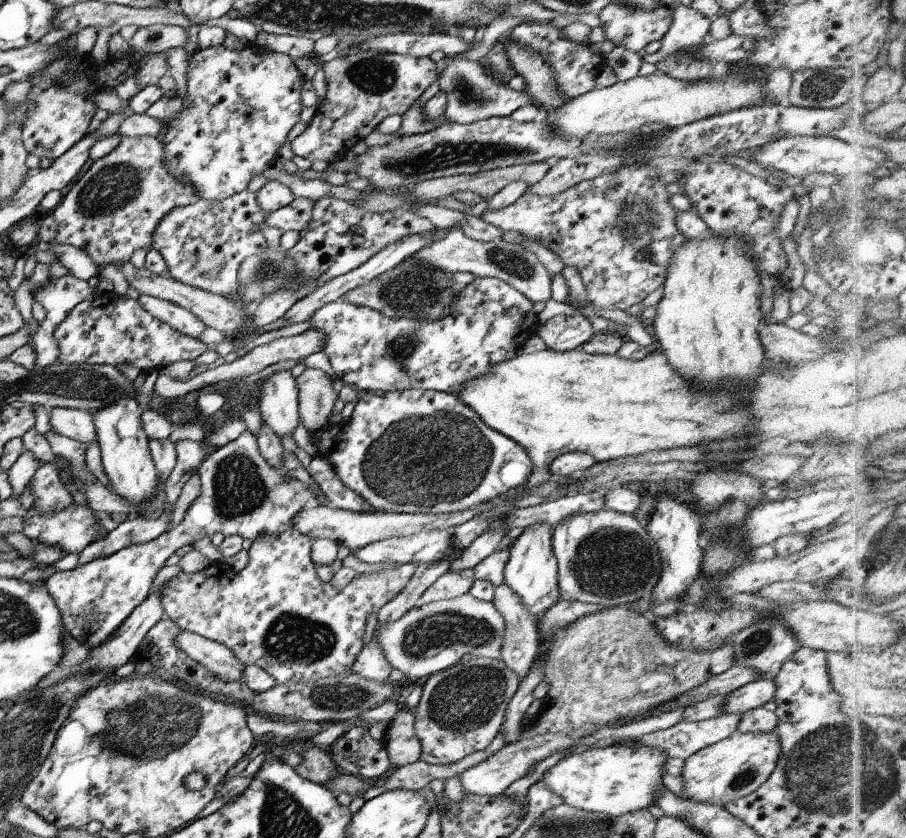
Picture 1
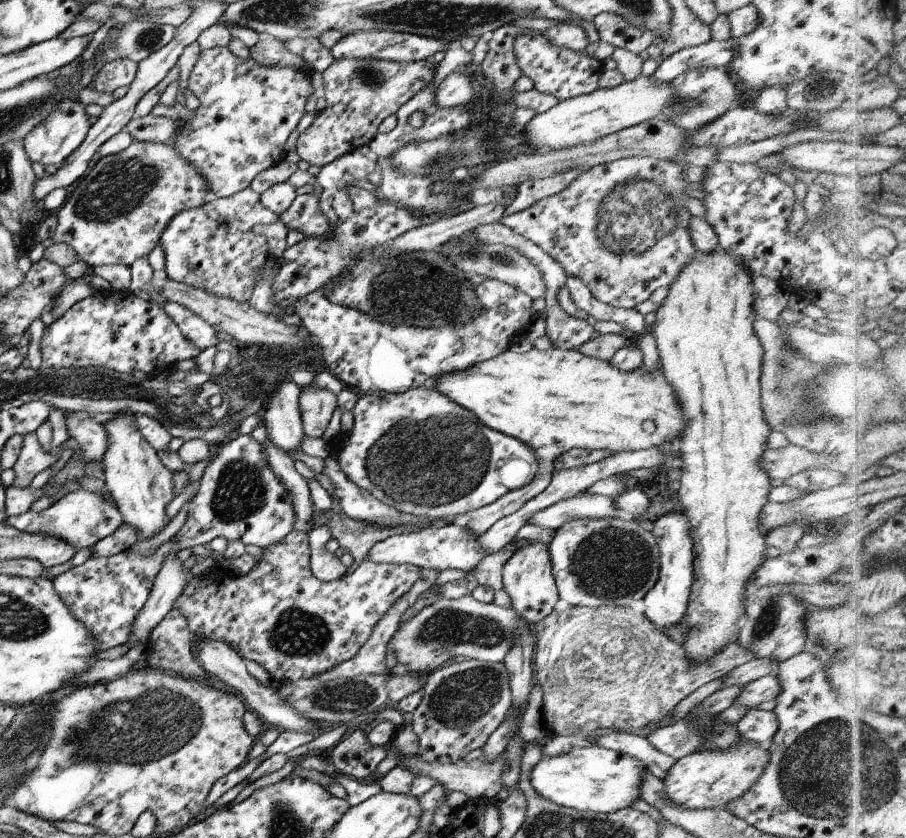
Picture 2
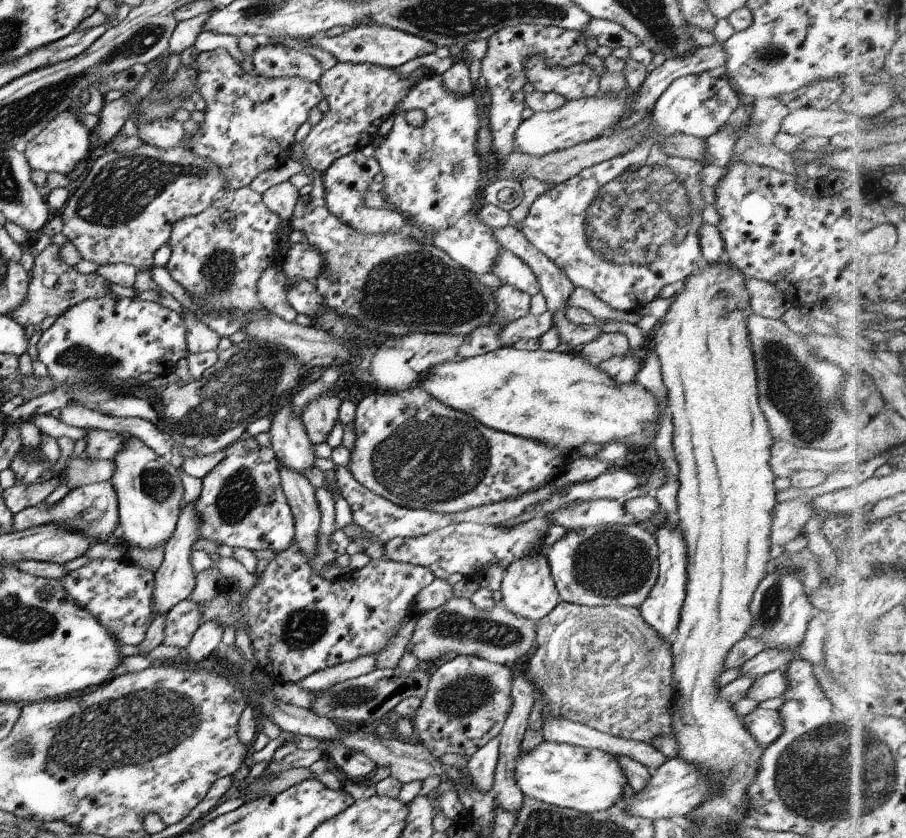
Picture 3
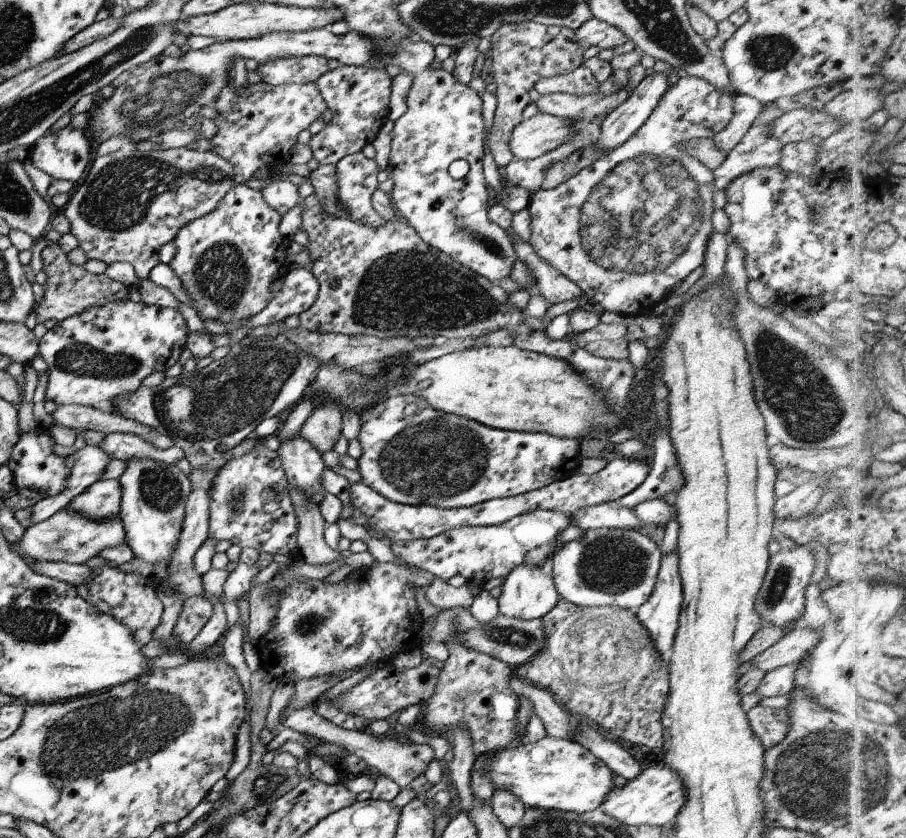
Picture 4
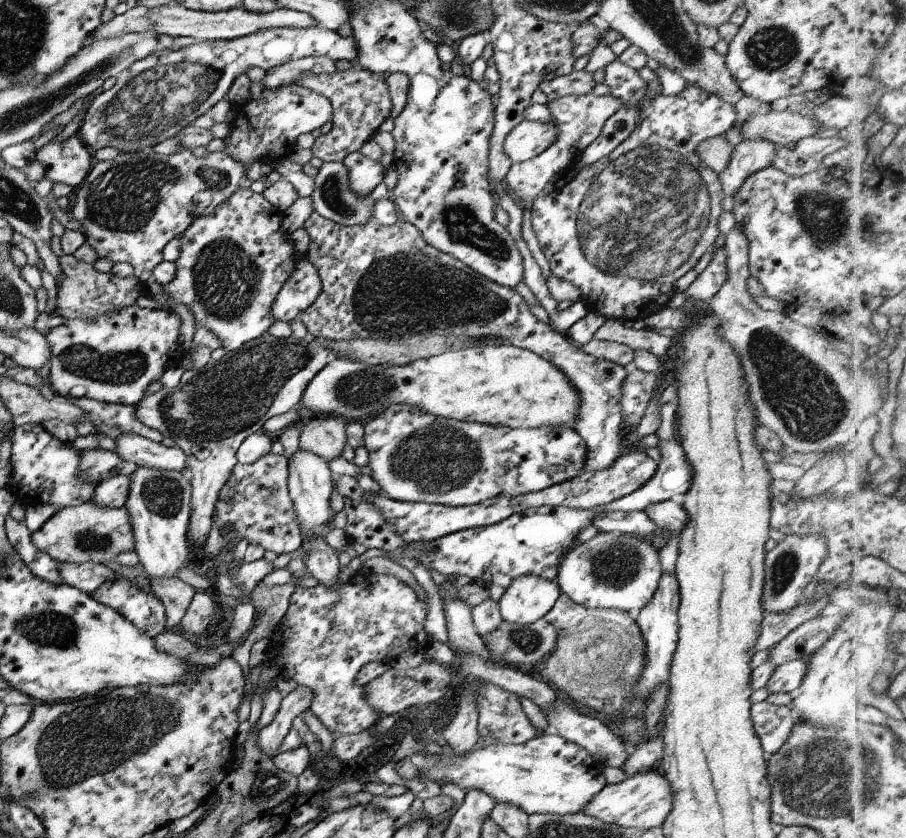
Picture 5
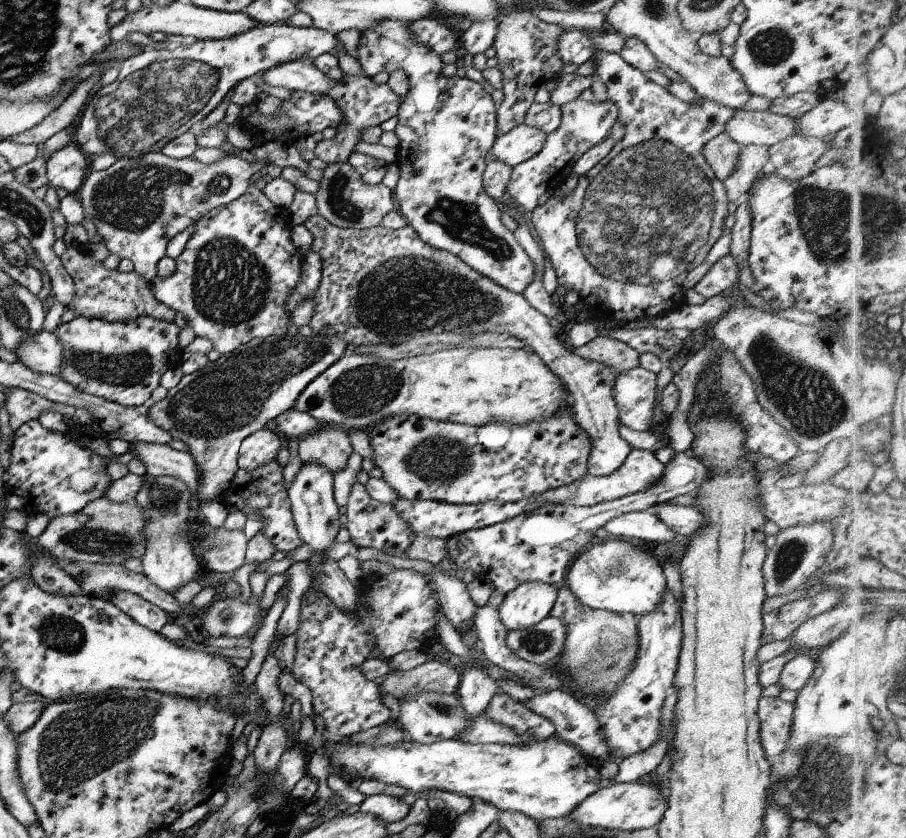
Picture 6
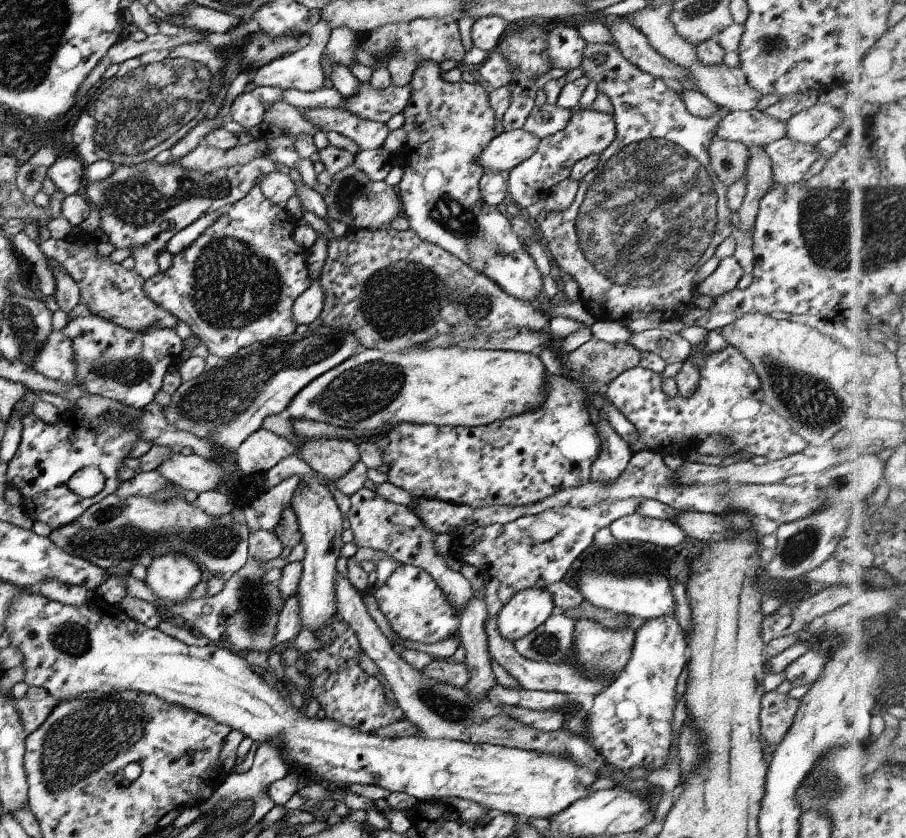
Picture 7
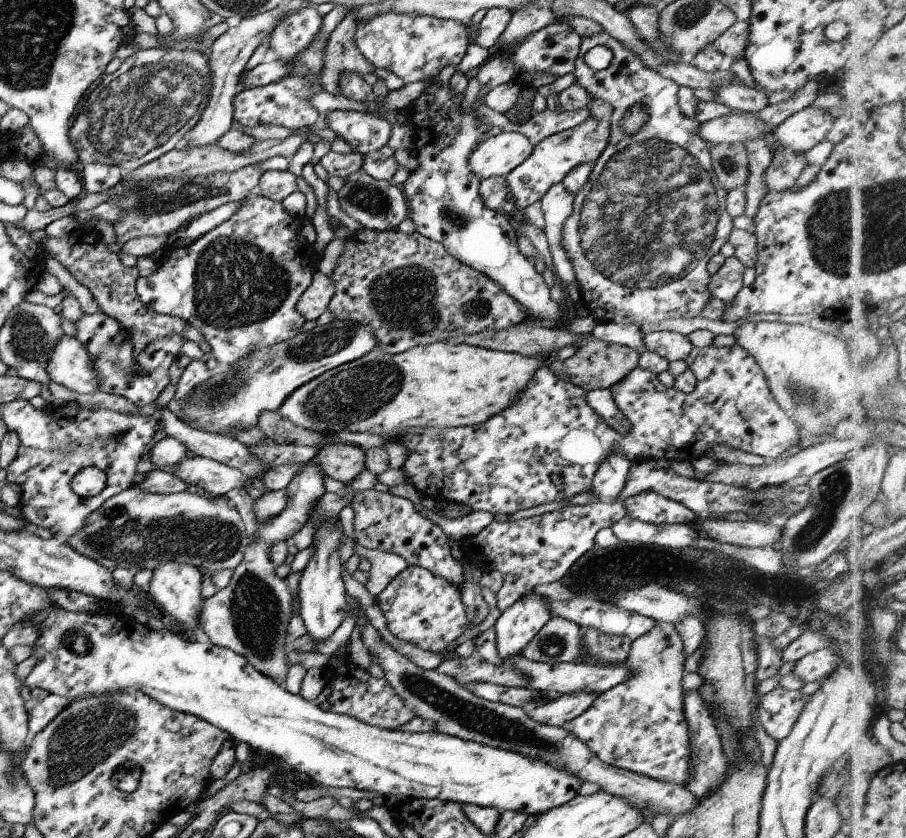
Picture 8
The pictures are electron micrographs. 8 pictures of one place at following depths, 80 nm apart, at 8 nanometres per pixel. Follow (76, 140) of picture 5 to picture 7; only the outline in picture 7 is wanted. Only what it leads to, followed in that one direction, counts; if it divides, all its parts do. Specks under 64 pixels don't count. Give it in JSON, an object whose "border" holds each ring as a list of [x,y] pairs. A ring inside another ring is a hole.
{"border":[[[59,153],[54,162],[46,168],[46,176],[53,182],[57,190],[63,194],[72,195],[79,187],[83,187],[84,166],[71,153]]]}

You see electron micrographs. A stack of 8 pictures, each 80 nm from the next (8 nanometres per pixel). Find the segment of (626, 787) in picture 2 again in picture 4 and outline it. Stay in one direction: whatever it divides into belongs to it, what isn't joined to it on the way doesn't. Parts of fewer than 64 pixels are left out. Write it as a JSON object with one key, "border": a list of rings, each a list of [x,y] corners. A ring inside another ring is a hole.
{"border":[[[545,736],[534,743],[503,748],[494,752],[487,768],[492,790],[504,788],[529,808],[589,812],[597,809],[613,788],[612,770],[584,746],[567,739]]]}

